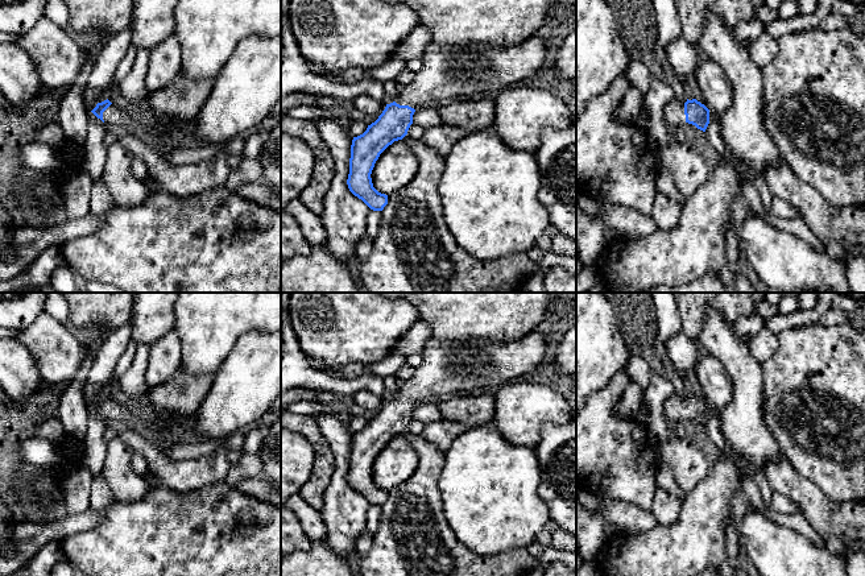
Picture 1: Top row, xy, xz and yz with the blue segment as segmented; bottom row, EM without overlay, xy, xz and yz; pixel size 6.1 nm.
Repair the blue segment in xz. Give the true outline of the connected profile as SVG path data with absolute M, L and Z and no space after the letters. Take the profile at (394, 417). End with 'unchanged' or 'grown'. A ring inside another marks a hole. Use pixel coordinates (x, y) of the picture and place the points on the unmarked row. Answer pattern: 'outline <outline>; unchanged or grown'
outline M535 331L514 341L431 337L414 376L402 382L397 394L386 399L363 430L353 432L347 475L349 486L371 505L382 506L388 490L373 482L371 469L380 449L407 430L417 403L446 393L497 393L535 369L546 348L547 337Z; grown

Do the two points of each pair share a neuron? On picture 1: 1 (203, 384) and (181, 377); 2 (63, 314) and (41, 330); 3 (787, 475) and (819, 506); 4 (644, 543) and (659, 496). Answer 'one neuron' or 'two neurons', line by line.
1: one neuron
2: two neurons
3: one neuron
4: two neurons

